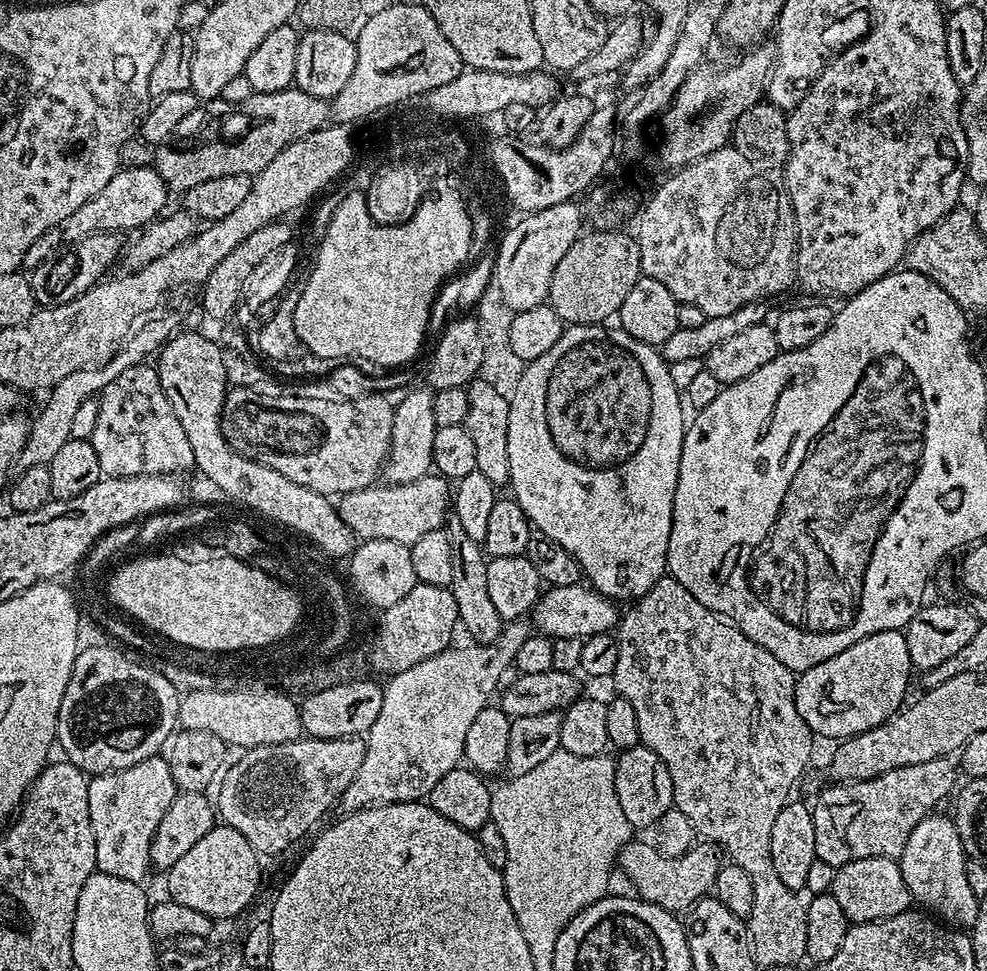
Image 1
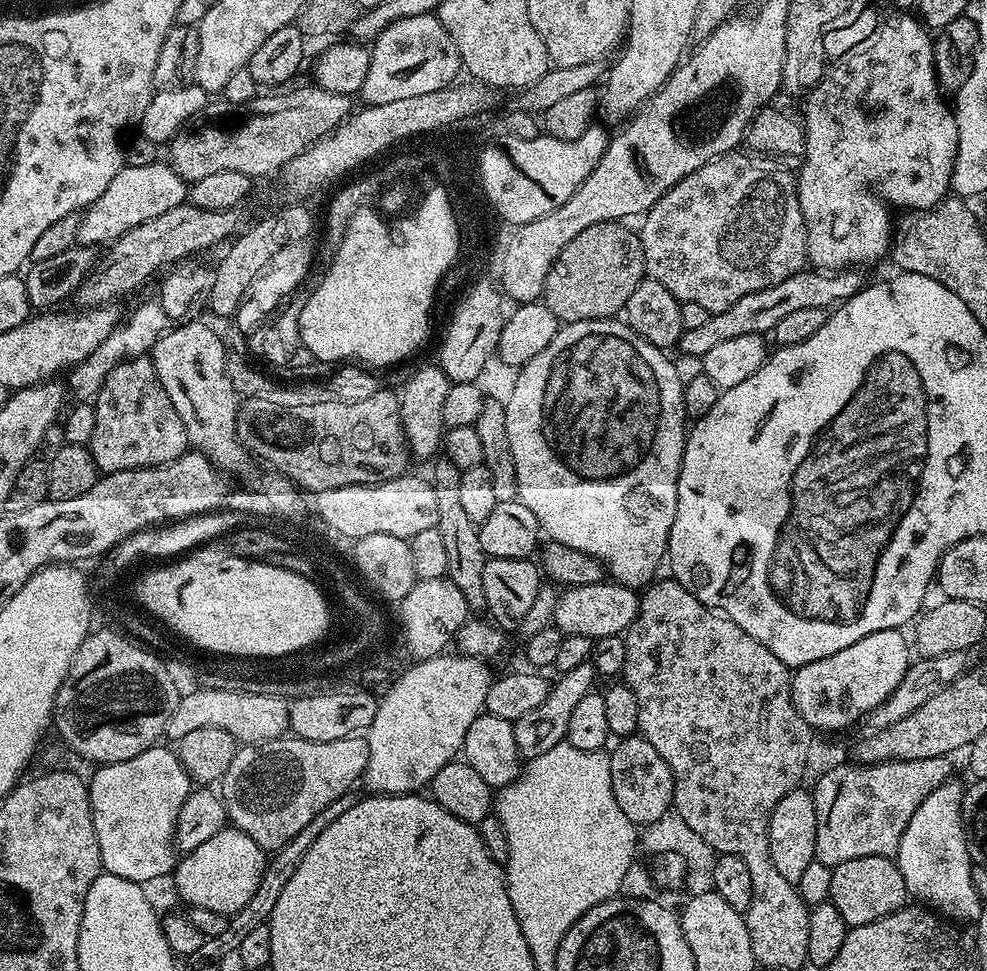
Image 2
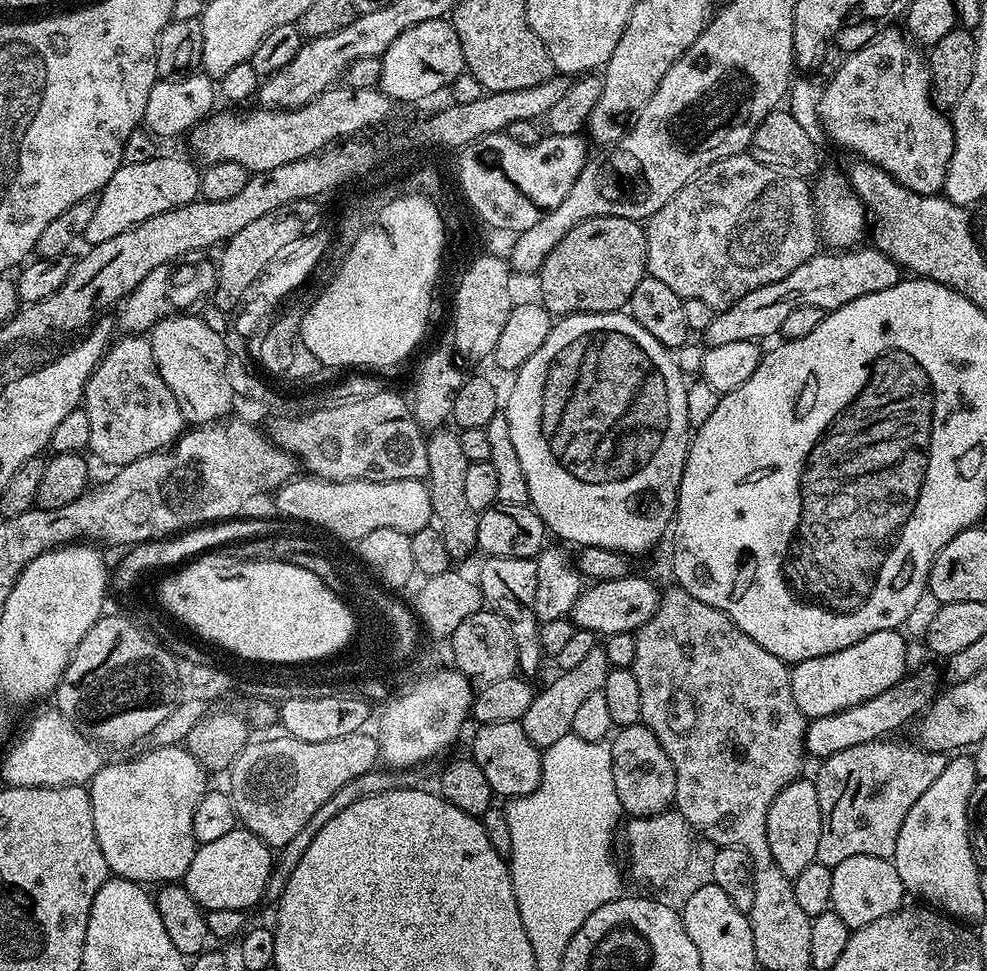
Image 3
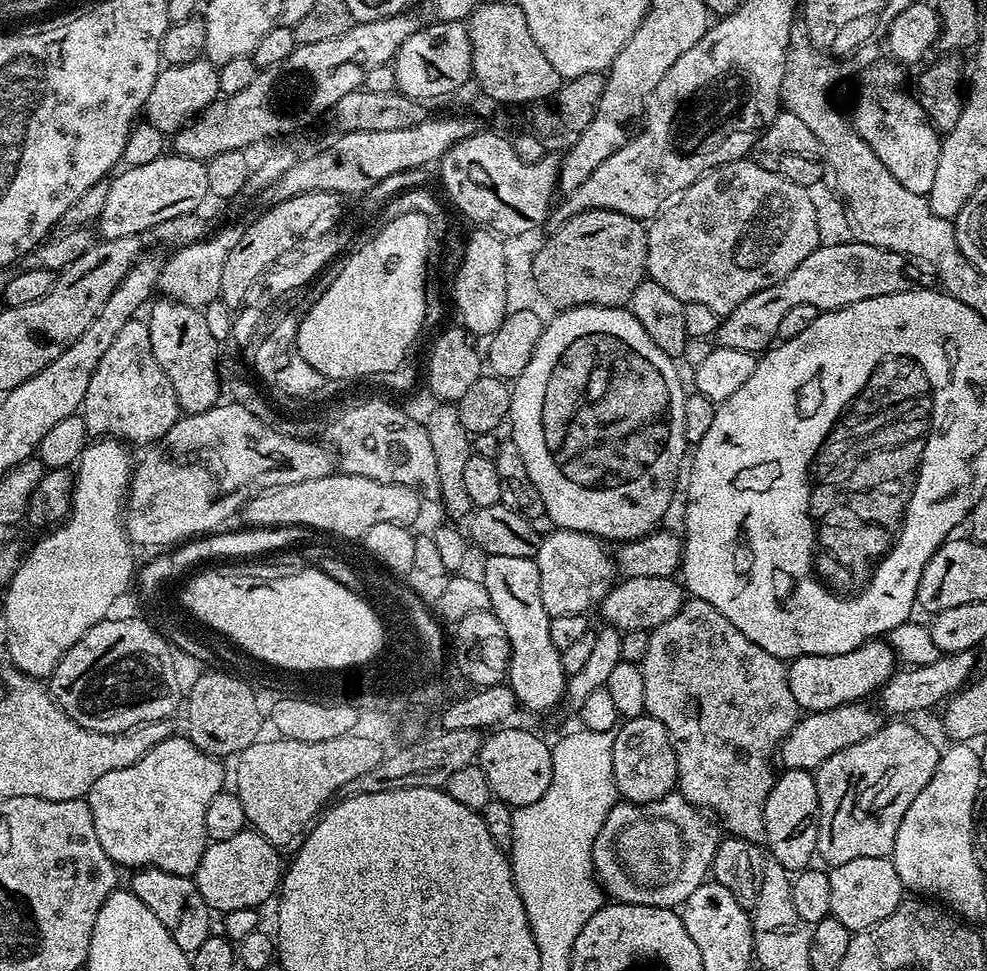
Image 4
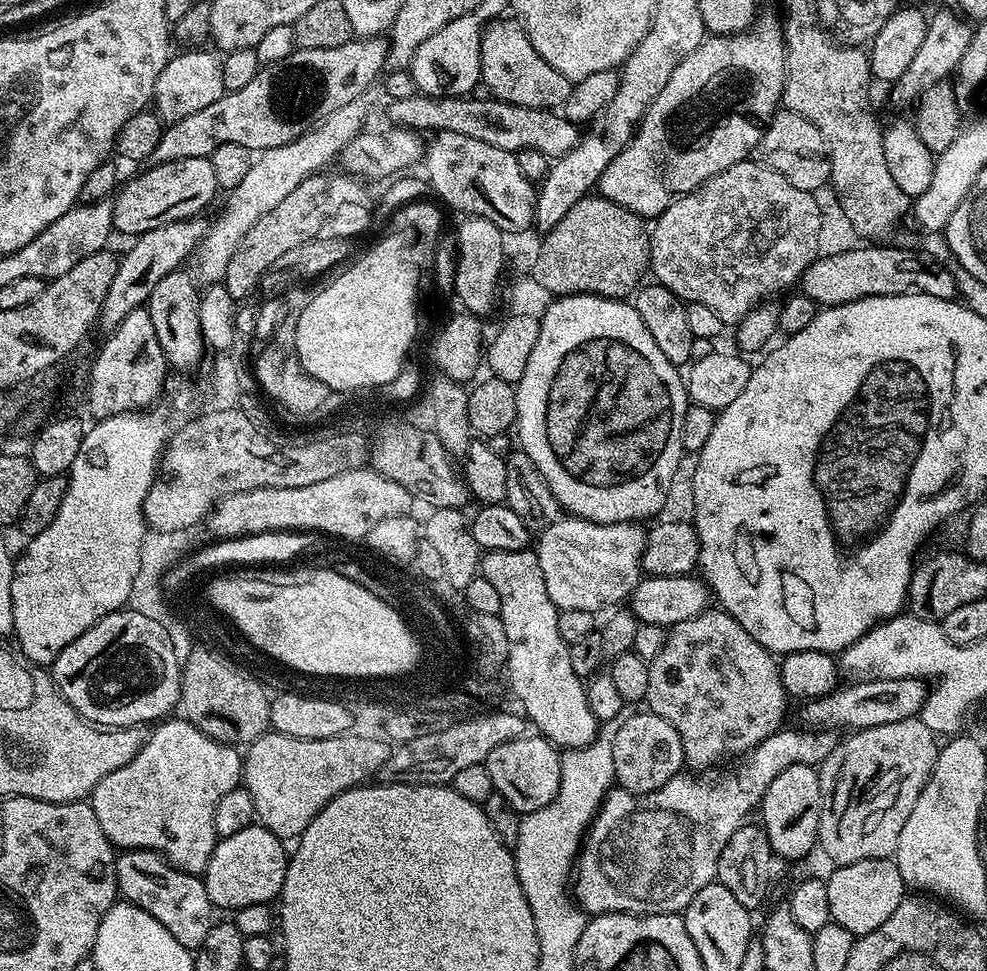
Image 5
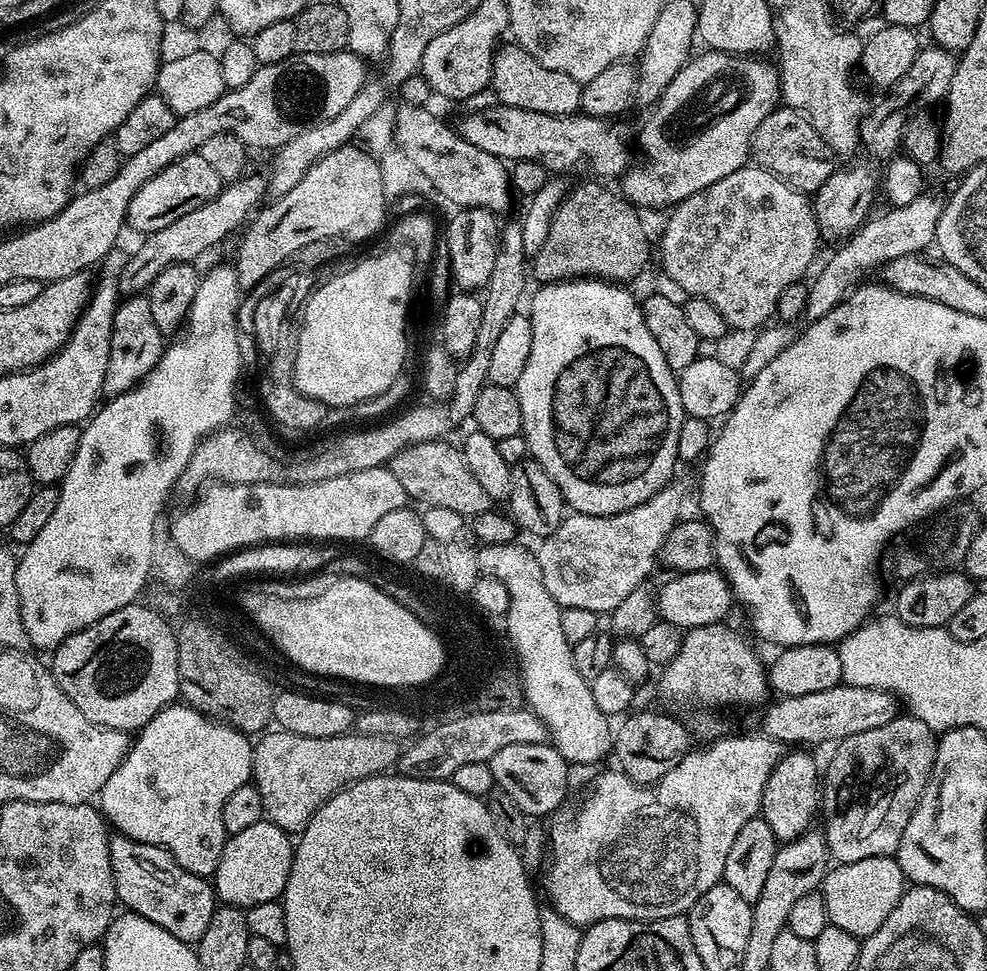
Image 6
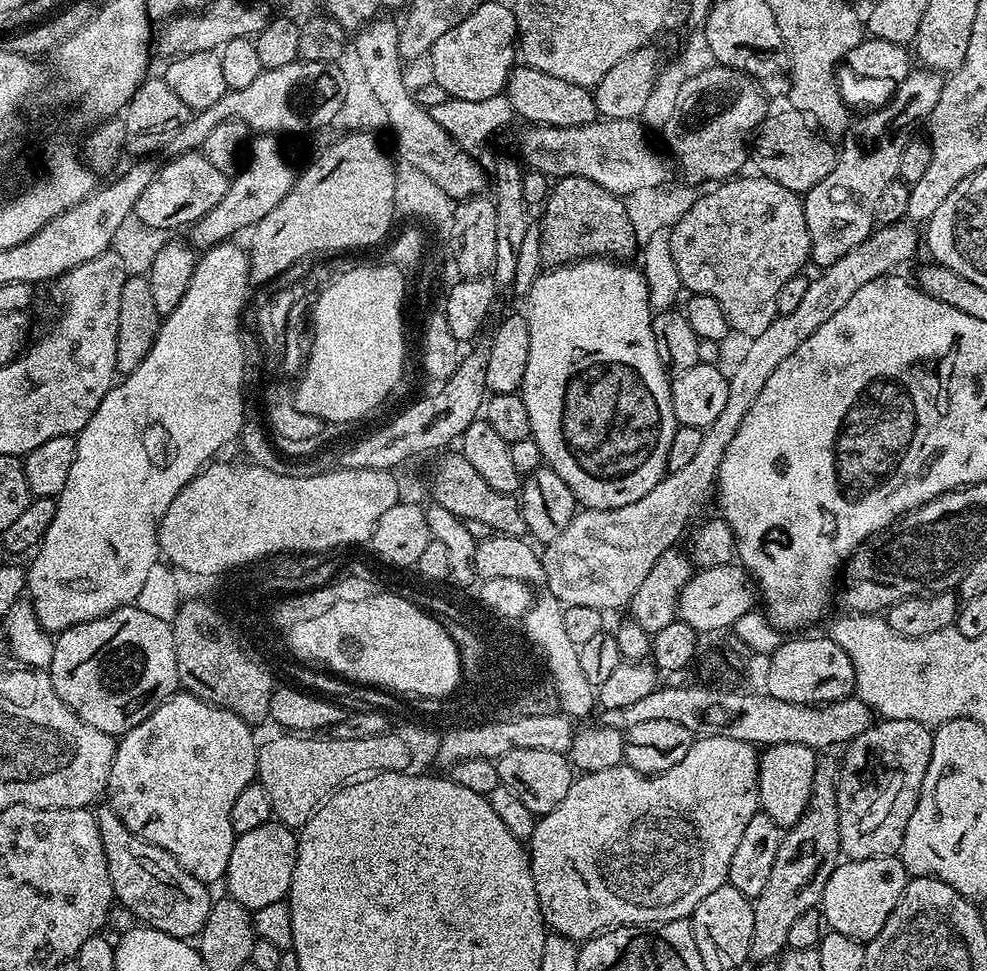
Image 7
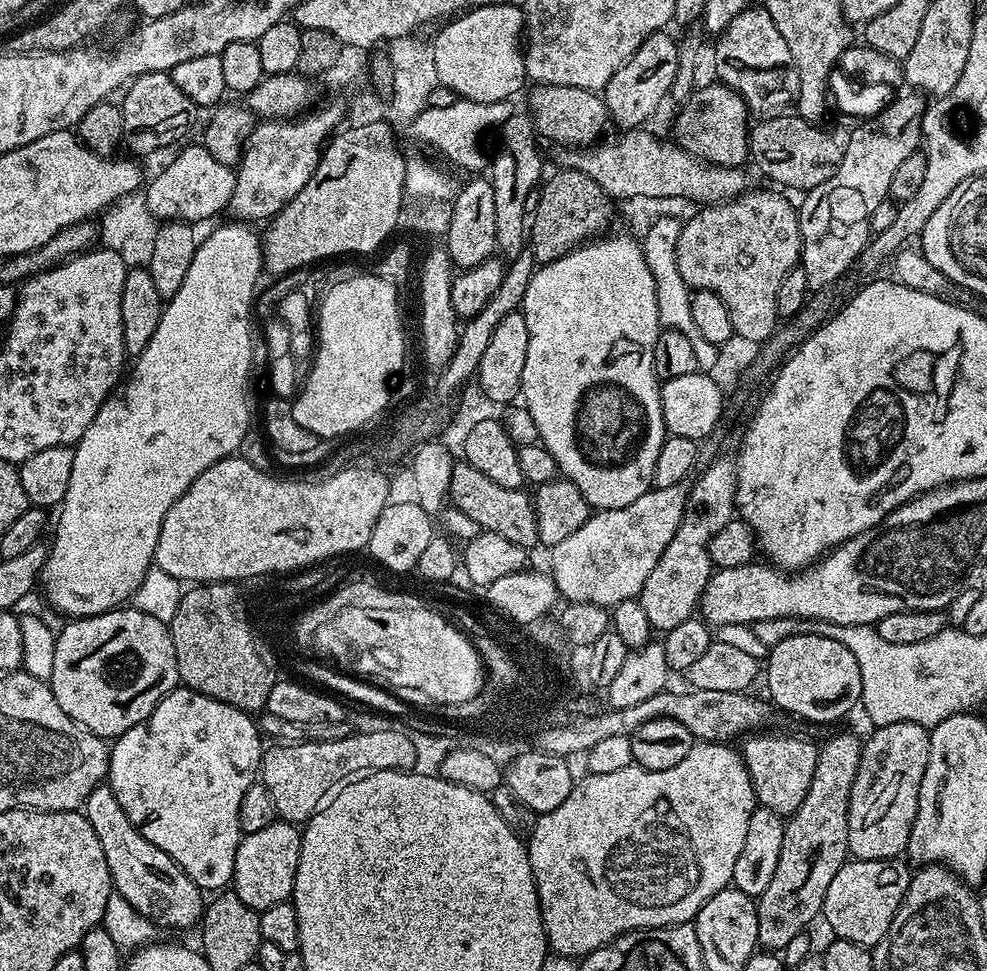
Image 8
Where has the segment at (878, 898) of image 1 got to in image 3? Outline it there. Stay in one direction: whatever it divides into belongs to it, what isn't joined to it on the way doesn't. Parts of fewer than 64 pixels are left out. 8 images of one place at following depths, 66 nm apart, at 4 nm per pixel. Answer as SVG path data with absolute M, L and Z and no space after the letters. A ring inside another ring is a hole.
M854 854L854 858L846 858L846 862L838 862L832 868L830 898L831 911L836 912L842 922L846 922L849 930L855 930L898 911L905 903L906 893L902 878L898 878L898 870L891 859L883 860L870 854Z

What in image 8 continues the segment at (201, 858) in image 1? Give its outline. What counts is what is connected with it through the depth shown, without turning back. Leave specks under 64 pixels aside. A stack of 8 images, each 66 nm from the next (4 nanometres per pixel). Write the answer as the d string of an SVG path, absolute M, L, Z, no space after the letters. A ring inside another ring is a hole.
M276 819L263 830L241 835L240 845L234 854L234 874L230 885L246 906L263 910L275 904L285 903L291 897L294 874L298 870L301 829L287 821Z

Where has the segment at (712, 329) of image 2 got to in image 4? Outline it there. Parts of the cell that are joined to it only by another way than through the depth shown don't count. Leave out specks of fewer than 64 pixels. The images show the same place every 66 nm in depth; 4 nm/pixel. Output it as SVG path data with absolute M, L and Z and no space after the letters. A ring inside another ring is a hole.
M849 239L847 243L821 243L819 248L798 262L798 266L794 266L782 282L774 282L774 286L766 286L766 290L750 294L746 302L738 302L738 306L721 319L715 343L730 350L763 354L777 343L778 326L794 306L814 306L821 312L833 312L836 308L850 306L866 298L907 292L917 283L917 265L907 256L894 250L882 250L878 246L866 246L854 239Z

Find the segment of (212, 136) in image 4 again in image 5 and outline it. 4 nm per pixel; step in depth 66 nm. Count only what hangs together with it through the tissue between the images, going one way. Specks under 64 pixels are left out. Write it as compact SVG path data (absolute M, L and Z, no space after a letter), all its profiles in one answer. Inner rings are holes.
M380 36L353 38L342 46L330 46L326 50L310 50L297 48L282 62L265 64L252 81L242 90L225 92L218 102L190 114L190 118L182 118L182 122L167 125L158 138L158 146L154 146L154 154L150 157L152 164L165 164L186 158L211 157L212 151L226 142L235 142L237 146L251 148L253 153L265 152L274 146L286 146L286 142L294 142L306 130L316 127L338 106L346 106L346 102L354 102L354 98L363 96L373 87L372 83L385 71L388 64L388 42Z

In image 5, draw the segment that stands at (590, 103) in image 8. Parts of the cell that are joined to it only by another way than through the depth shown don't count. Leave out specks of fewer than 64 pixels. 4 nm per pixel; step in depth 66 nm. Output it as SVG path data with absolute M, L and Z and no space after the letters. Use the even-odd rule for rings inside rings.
M497 18L487 25L482 34L482 66L480 78L493 97L527 108L563 109L566 98L572 93L573 81L566 79L530 42L523 24L515 19Z

